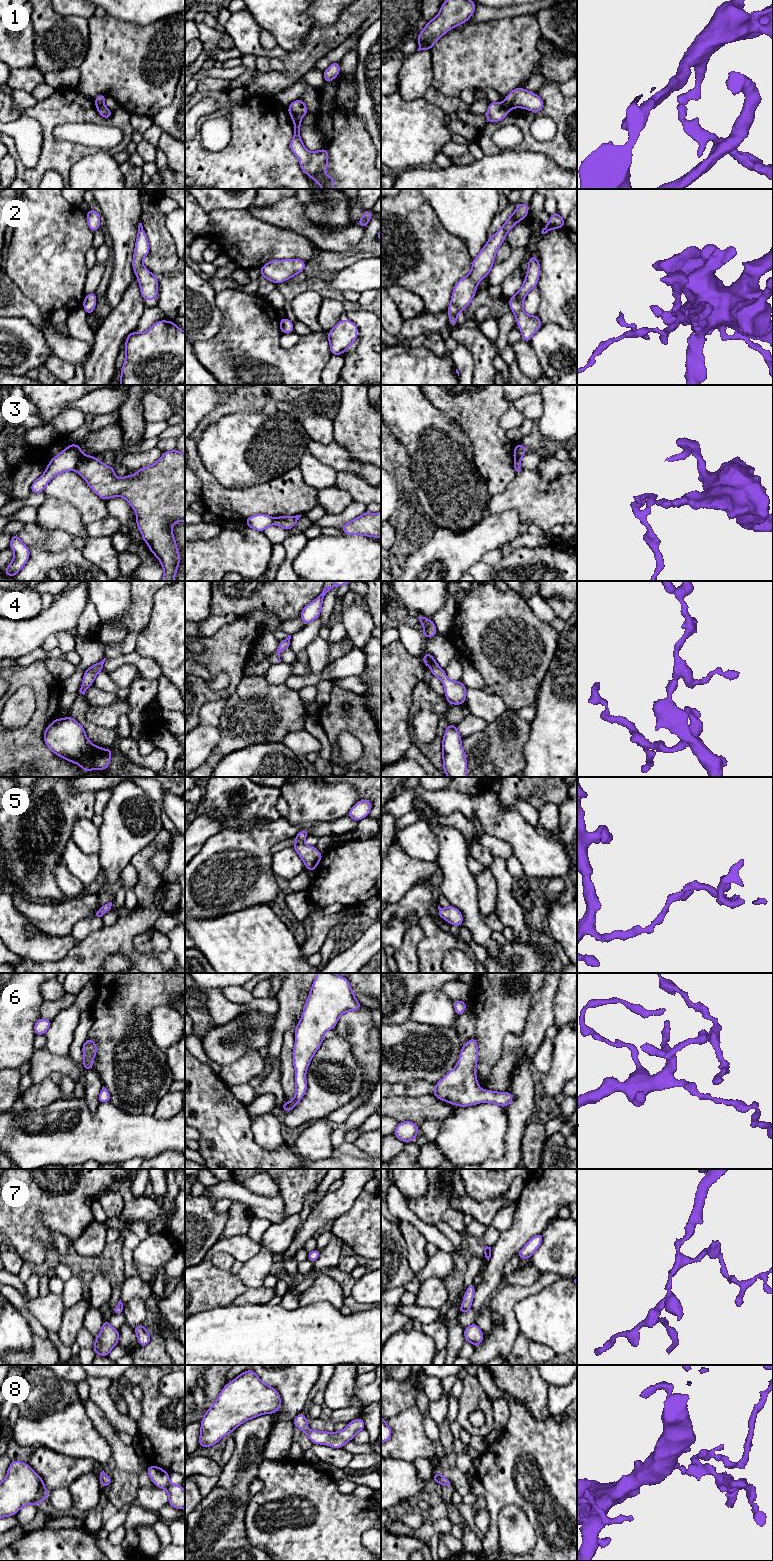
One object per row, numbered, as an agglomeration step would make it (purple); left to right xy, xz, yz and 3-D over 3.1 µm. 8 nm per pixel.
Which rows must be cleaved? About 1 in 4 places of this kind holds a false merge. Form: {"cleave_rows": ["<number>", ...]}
{"cleave_rows": ["1", "3"]}

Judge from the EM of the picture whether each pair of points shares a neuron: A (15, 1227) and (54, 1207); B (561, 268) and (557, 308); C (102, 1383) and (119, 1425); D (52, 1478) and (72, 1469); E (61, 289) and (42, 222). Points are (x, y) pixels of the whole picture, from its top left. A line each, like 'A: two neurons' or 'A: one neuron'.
A: one neuron
B: one neuron
C: one neuron
D: one neuron
E: one neuron

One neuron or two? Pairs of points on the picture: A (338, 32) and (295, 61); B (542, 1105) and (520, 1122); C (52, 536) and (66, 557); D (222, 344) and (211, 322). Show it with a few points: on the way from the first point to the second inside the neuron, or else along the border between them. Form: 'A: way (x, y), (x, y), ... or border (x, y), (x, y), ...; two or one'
A: way (327, 38), (306, 56); one
B: border (534, 1083), (535, 1107); two
C: border (72, 545), (57, 550), (38, 548); two
D: border (220, 310), (221, 328), (208, 339), (195, 342); two

